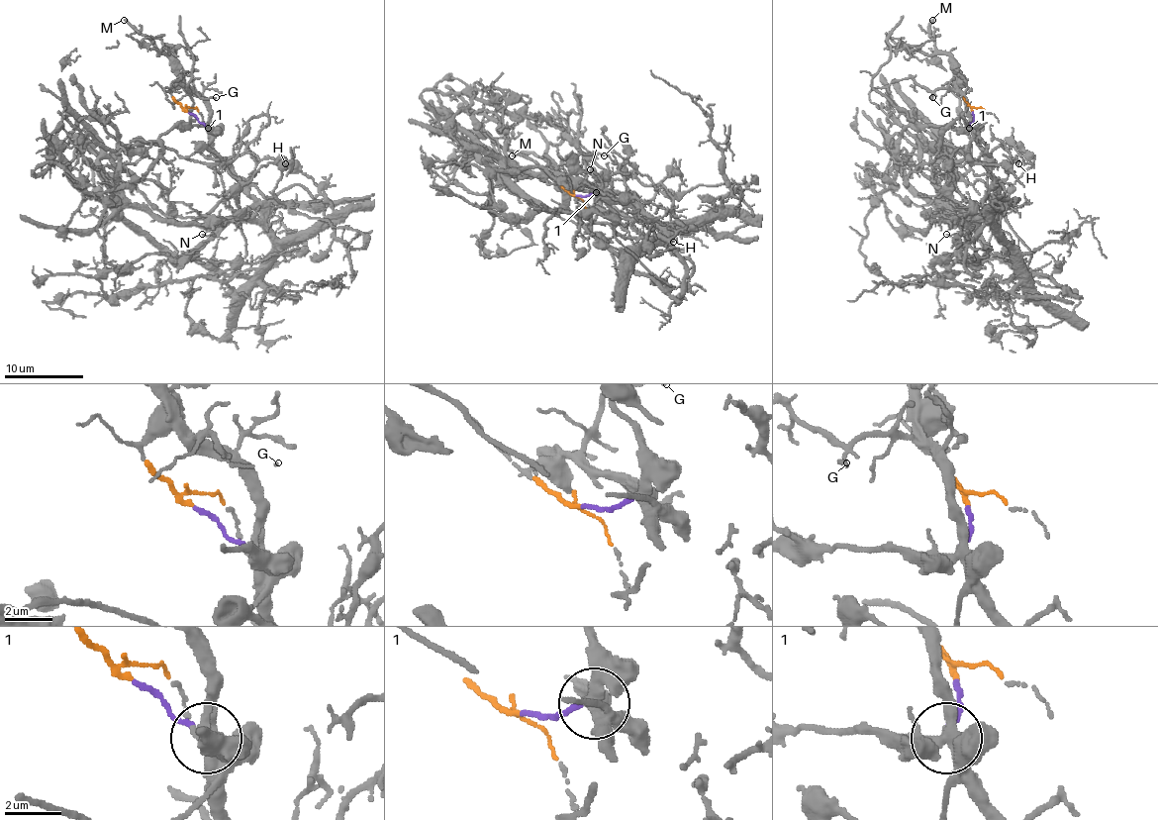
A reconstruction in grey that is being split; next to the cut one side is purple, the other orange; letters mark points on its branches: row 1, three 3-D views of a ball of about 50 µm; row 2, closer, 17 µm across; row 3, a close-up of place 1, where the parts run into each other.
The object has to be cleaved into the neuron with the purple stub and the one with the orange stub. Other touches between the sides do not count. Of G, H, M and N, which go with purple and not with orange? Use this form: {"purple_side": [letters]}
{"purple_side": ["N"]}

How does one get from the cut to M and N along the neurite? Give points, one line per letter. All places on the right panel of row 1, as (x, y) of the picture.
M: (972, 111), (960, 93), (950, 59), (928, 36), (928, 24), (932, 20)
N: (972, 111), (966, 127), (909, 125), (881, 194), (867, 162), (897, 162), (972, 232), (980, 261), (946, 234)

